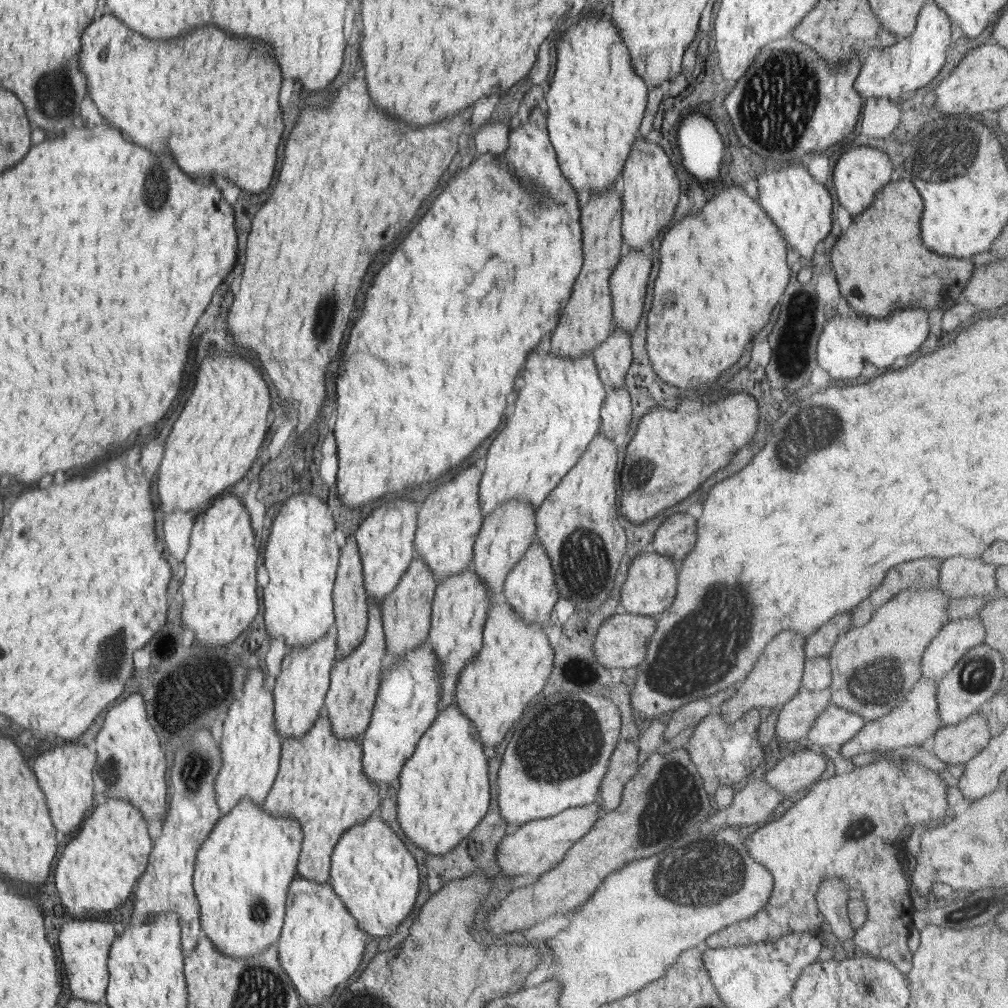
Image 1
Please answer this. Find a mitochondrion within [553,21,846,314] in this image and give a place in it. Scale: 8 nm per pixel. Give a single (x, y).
(766, 111)

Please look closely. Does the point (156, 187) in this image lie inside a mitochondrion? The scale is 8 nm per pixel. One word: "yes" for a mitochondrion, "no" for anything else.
yes

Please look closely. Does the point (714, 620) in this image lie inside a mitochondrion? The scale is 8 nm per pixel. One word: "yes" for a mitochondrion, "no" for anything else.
yes

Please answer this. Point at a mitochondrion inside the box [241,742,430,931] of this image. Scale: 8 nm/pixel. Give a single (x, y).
(259, 908)

